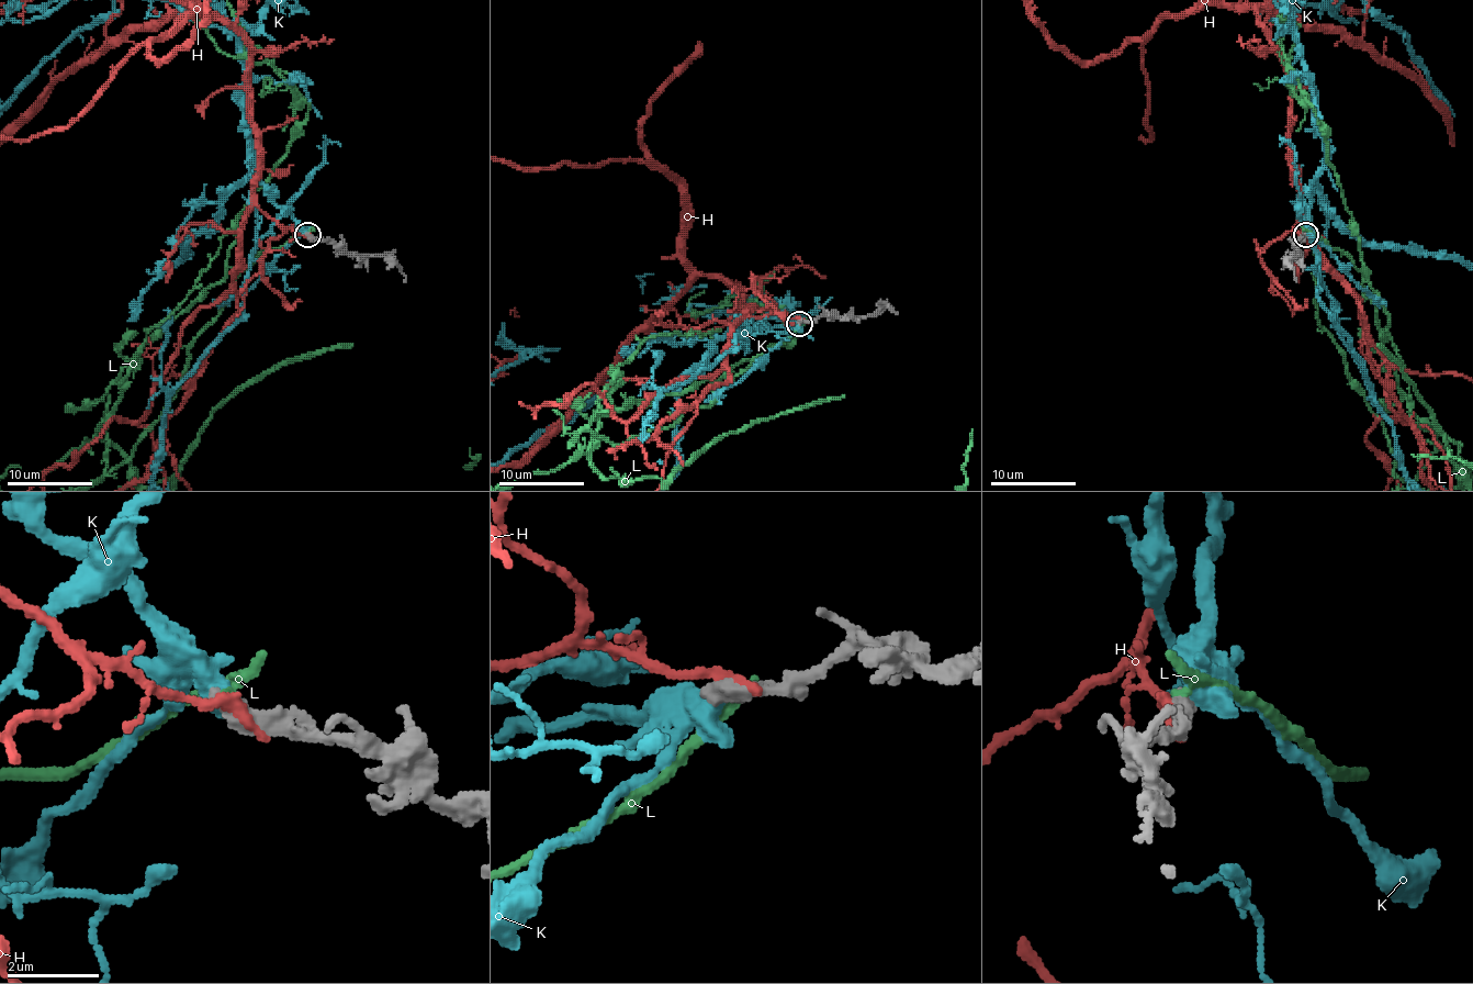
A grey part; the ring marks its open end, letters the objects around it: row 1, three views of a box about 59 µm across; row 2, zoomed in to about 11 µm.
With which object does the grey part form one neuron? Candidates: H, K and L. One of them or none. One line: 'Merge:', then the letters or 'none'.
Merge: K

